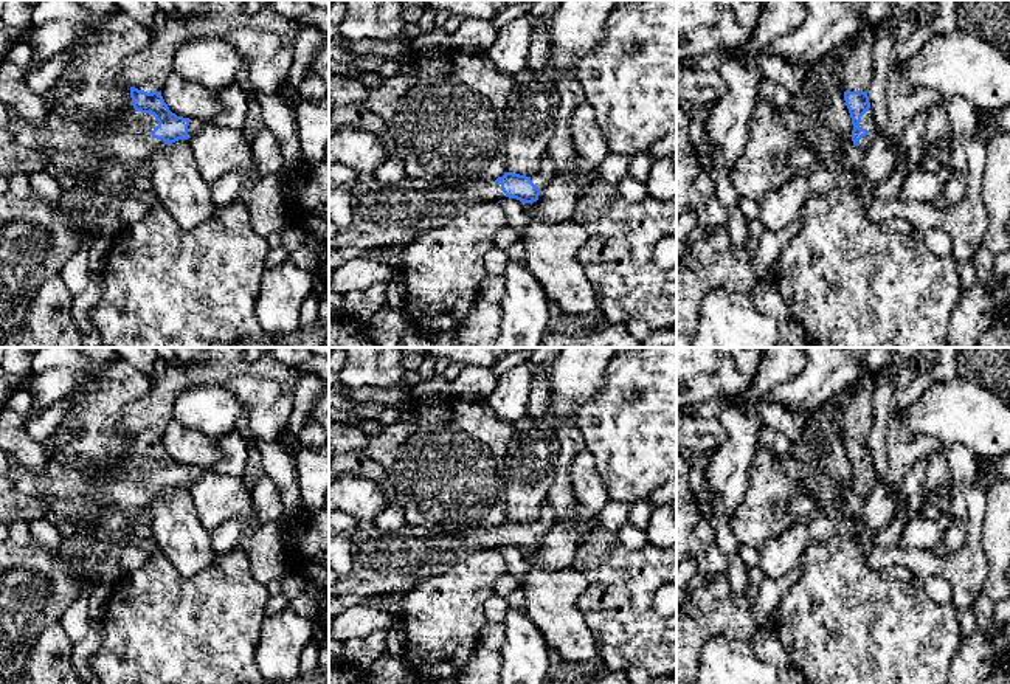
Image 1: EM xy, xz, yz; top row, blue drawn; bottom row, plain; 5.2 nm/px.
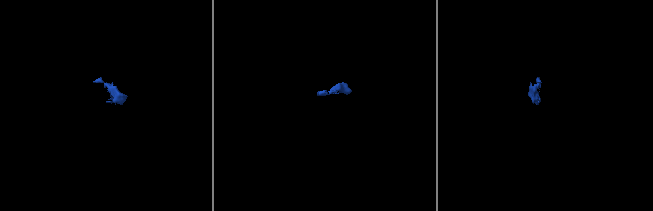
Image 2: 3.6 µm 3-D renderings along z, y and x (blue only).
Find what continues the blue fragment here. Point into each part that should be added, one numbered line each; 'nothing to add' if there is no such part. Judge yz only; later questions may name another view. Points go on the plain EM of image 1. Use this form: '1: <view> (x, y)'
1: yz (858, 418)
2: yz (868, 467)

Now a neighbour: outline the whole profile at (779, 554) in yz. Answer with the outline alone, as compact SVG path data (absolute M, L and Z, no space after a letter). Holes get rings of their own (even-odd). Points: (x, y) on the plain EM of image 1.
M797 518L780 535L768 538L759 548L759 563L765 577L779 579L801 561L811 543L808 521Z

